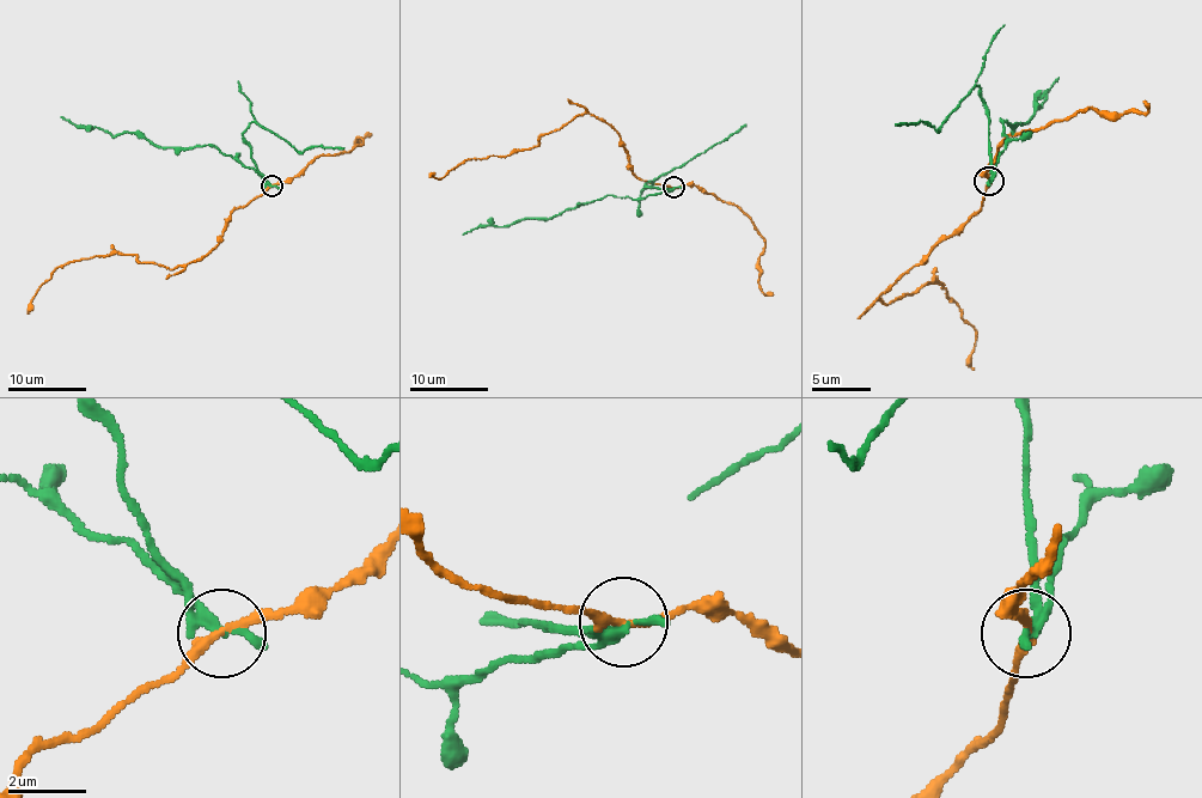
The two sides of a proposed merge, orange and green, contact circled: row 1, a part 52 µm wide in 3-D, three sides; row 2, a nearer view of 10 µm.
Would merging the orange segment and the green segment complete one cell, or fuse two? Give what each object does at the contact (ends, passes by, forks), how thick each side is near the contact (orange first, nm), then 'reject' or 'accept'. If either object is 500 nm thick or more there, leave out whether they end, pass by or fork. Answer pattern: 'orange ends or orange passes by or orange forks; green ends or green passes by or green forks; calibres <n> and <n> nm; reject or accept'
orange passes by; green ends; calibres 220 and 340 nm; reject

